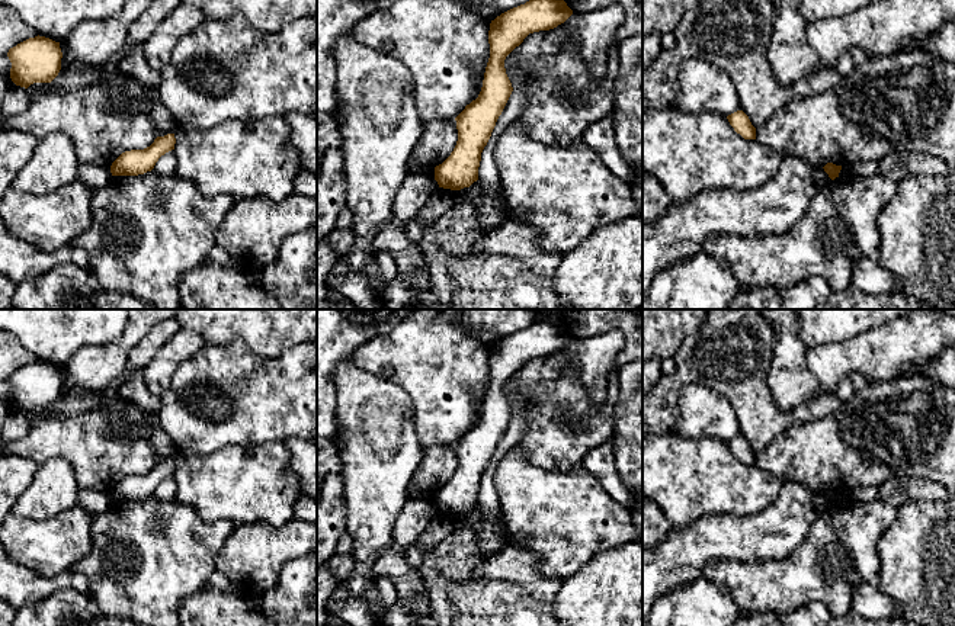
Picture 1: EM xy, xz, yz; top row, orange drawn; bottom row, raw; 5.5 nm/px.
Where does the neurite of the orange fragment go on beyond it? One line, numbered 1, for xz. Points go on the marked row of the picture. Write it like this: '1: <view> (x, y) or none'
1: none

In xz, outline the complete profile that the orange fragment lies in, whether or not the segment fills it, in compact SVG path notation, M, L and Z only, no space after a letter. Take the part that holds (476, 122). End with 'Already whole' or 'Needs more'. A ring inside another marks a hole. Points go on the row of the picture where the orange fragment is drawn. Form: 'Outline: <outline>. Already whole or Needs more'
Outline: M529 0L490 23L490 58L483 87L475 100L455 118L458 141L451 155L435 167L439 187L461 190L478 180L481 153L512 92L504 60L533 32L549 31L564 23L573 10L564 0Z. Already whole

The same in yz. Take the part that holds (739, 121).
Outline: M737 110L727 116L730 125L744 139L756 139L756 128L751 125L749 116L743 110Z. Already whole

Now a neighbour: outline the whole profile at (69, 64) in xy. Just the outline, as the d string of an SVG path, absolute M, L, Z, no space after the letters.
M60 41L60 48L63 52L61 58L61 70L64 73L84 73L90 71L93 74L92 83L113 83L113 84L125 84L126 77L118 71L106 73L99 67L92 67L89 64L81 62L76 57L73 57L67 48L64 46L63 41Z

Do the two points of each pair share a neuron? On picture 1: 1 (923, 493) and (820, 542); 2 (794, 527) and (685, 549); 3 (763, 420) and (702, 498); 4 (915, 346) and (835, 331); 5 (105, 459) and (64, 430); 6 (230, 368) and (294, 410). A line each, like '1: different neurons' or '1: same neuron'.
1: different neurons
2: same neuron
3: different neurons
4: different neurons
5: same neuron
6: same neuron

